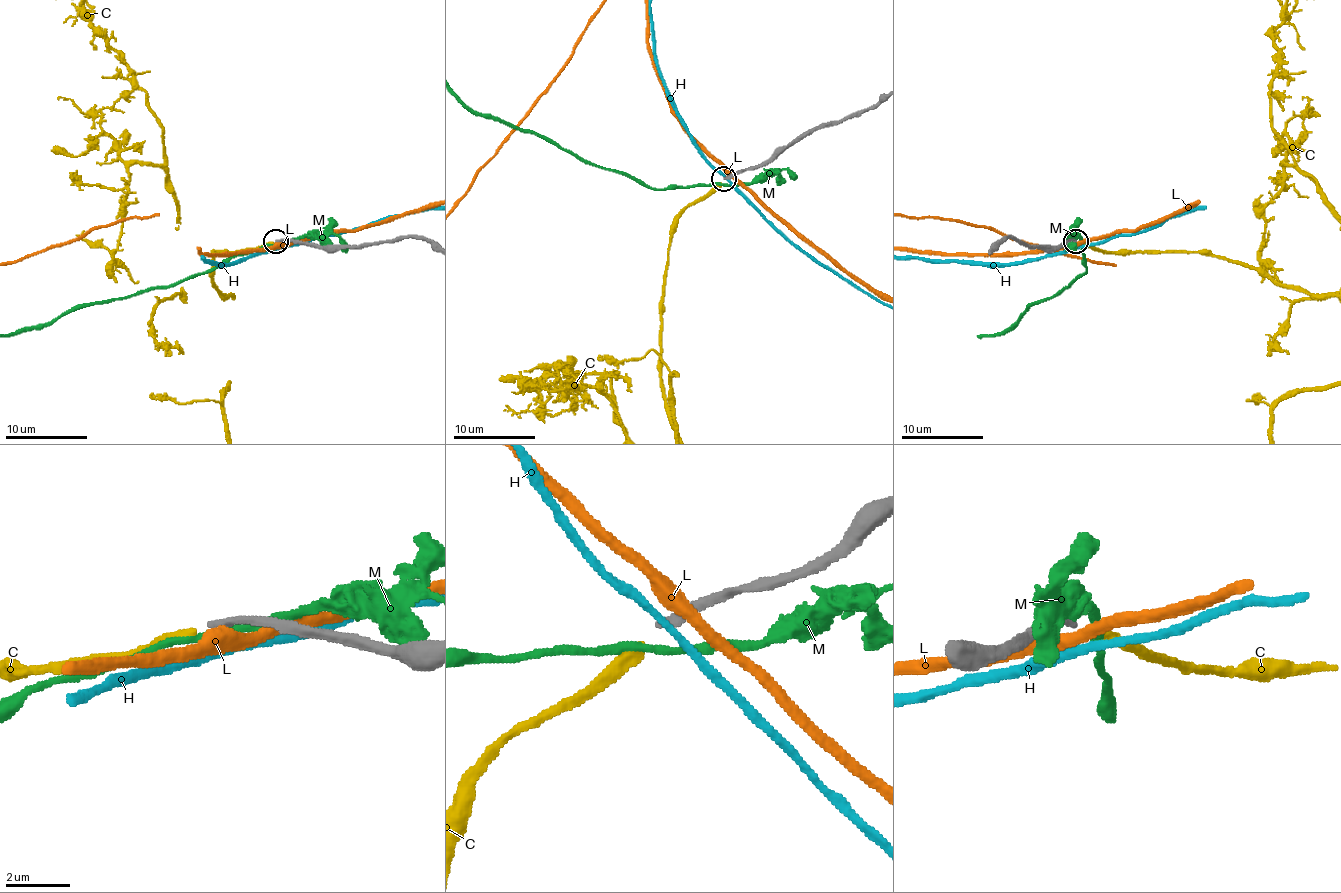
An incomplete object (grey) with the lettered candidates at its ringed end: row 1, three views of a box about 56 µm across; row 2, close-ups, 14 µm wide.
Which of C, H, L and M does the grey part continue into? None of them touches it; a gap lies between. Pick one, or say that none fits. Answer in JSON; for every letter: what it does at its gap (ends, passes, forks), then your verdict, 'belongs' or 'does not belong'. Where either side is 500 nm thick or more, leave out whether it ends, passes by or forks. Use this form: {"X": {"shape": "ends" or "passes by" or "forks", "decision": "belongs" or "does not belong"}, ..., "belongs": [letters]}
{"C": {"shape": "ends", "decision": "belongs"}, "H": {"shape": "passes by", "decision": "does not belong"}, "L": {"shape": "passes by", "decision": "does not belong"}, "M": {"shape": "passes by", "decision": "does not belong"}, "belongs": ["C"]}

